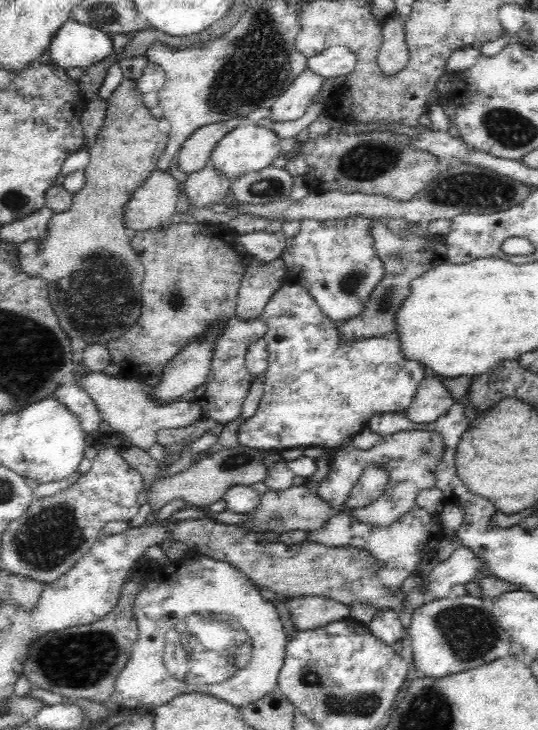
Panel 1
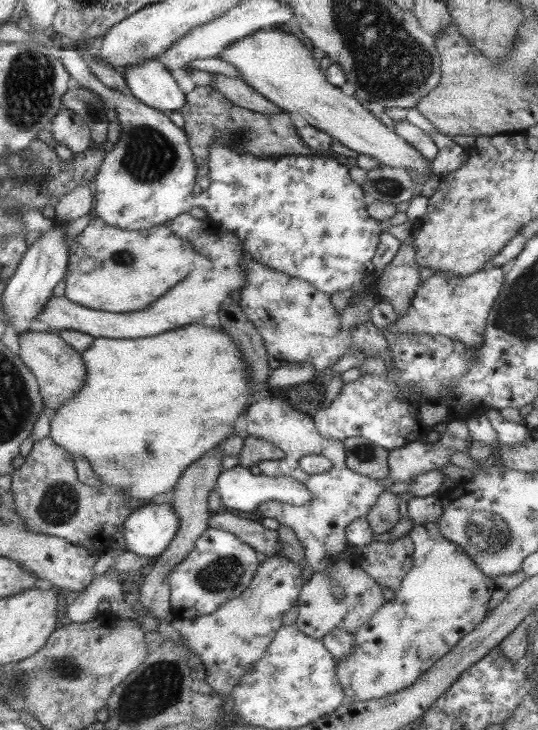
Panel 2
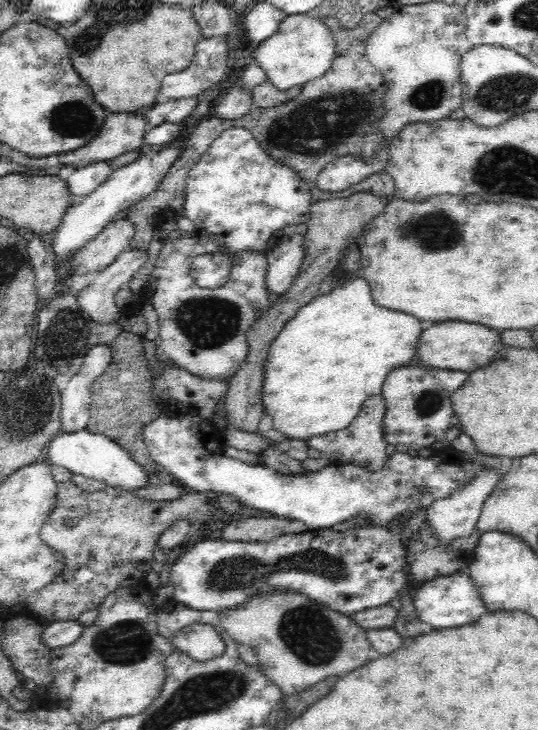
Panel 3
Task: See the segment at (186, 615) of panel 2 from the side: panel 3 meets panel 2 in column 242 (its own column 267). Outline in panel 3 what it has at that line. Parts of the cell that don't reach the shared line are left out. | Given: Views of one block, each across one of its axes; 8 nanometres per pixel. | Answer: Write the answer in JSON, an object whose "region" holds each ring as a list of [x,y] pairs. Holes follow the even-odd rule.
{"region":[[[396,523],[388,528],[356,528],[344,532],[335,532],[331,528],[314,529],[299,535],[280,535],[272,540],[250,543],[214,537],[201,538],[198,543],[185,548],[171,564],[172,574],[169,579],[174,585],[173,602],[196,611],[212,610],[218,613],[246,603],[258,592],[264,594],[292,591],[348,616],[380,607],[388,604],[406,588],[406,576],[402,572],[402,560],[405,559],[400,542],[402,528],[404,524]]]}

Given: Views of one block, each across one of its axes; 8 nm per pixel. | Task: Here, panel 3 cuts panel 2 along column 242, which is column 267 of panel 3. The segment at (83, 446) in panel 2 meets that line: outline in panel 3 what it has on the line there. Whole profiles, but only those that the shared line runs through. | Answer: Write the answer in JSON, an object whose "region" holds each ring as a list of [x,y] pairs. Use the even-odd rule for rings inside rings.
{"region":[[[363,276],[315,296],[286,322],[269,348],[261,392],[271,428],[282,432],[288,440],[305,441],[346,428],[360,412],[364,396],[368,396],[368,392],[382,392],[388,372],[418,364],[417,344],[426,326],[415,316],[377,306]]]}

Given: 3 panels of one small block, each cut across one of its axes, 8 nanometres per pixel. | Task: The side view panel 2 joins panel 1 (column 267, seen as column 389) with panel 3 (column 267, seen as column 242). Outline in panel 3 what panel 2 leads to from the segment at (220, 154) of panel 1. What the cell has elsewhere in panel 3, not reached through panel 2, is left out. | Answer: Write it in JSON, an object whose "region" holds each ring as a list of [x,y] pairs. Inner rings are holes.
{"region":[[[296,14],[286,15],[276,32],[258,43],[252,58],[265,72],[268,82],[284,92],[322,76],[332,66],[334,56],[335,40],[322,19],[310,17],[308,14]]]}

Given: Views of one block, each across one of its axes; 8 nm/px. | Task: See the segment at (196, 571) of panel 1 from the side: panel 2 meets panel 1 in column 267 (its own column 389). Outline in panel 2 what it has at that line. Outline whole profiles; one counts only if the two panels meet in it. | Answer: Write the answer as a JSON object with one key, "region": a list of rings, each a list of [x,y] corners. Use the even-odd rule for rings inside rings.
{"region":[[[436,522],[413,525],[405,535],[414,545],[413,566],[410,572],[403,578],[395,597],[384,602],[371,619],[352,633],[355,643],[351,653],[335,660],[335,674],[343,688],[343,697],[350,703],[383,698],[410,687],[443,655],[447,655],[459,639],[474,631],[486,618],[486,604],[497,588],[494,580],[477,568],[461,546],[439,534]]]}

